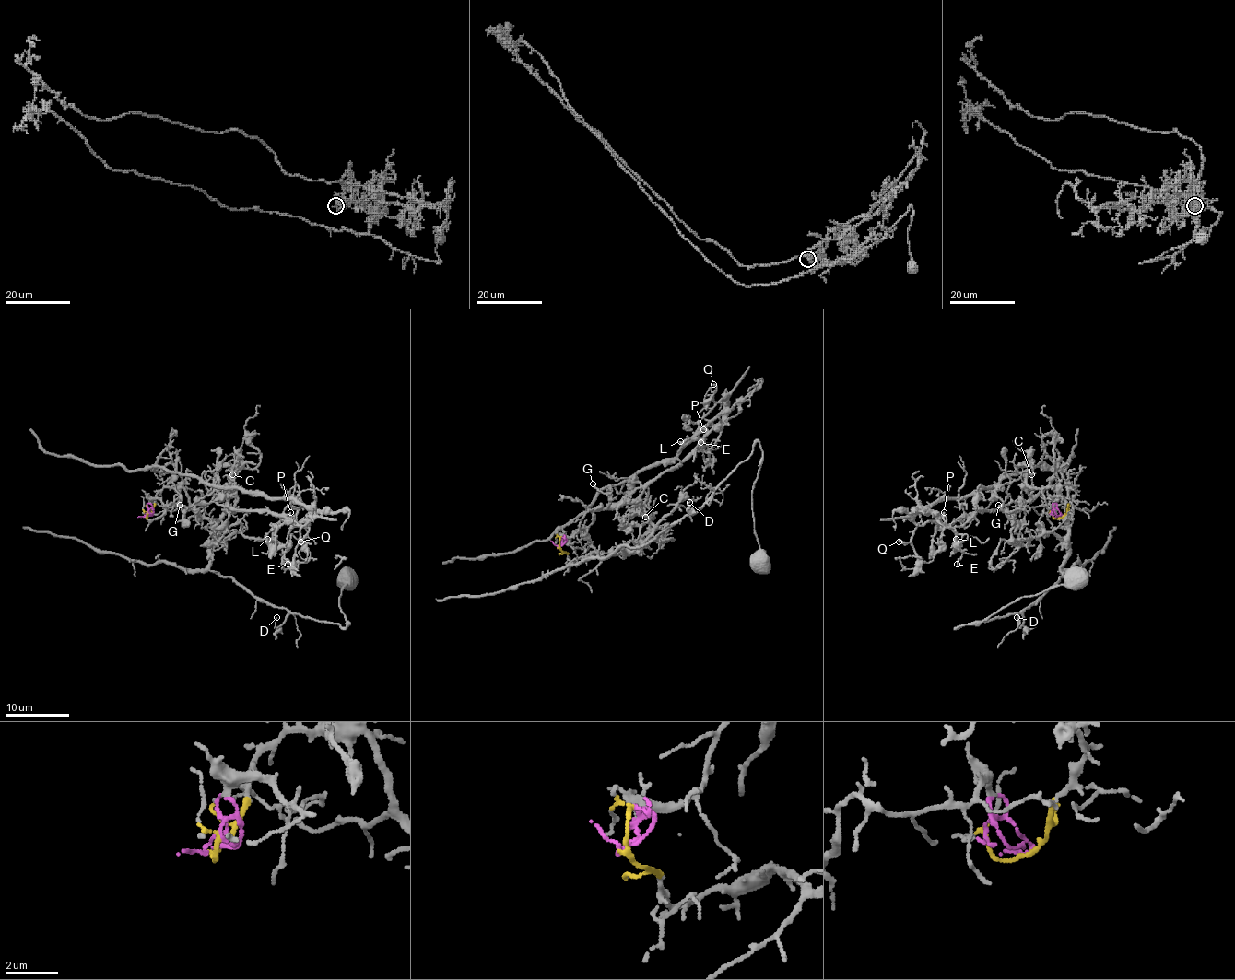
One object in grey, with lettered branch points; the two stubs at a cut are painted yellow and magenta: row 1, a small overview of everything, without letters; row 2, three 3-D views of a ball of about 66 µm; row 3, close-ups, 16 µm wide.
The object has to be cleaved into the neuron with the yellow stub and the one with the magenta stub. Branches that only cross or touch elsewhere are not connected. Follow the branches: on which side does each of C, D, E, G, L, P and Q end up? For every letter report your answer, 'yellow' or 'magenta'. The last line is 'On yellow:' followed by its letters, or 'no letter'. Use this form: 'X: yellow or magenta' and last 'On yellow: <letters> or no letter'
C: yellow
D: yellow
E: magenta
G: magenta
L: magenta
P: magenta
Q: magenta
On yellow: C, D

